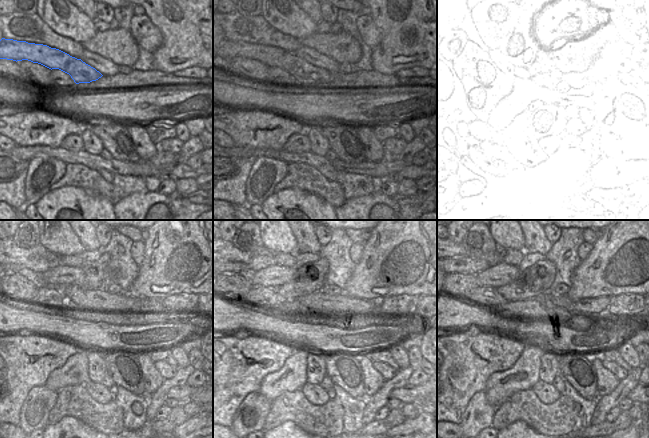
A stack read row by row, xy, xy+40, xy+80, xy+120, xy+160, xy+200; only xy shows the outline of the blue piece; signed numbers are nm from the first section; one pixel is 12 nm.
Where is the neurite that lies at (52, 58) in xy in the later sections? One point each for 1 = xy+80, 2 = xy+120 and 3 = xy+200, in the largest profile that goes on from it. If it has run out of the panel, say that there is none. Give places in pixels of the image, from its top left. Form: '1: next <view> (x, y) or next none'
1: next xy+80 (528, 74)
2: next xy+120 (95, 301)
3: next xy+200 (599, 304)

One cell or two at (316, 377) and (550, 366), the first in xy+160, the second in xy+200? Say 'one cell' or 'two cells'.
one cell

